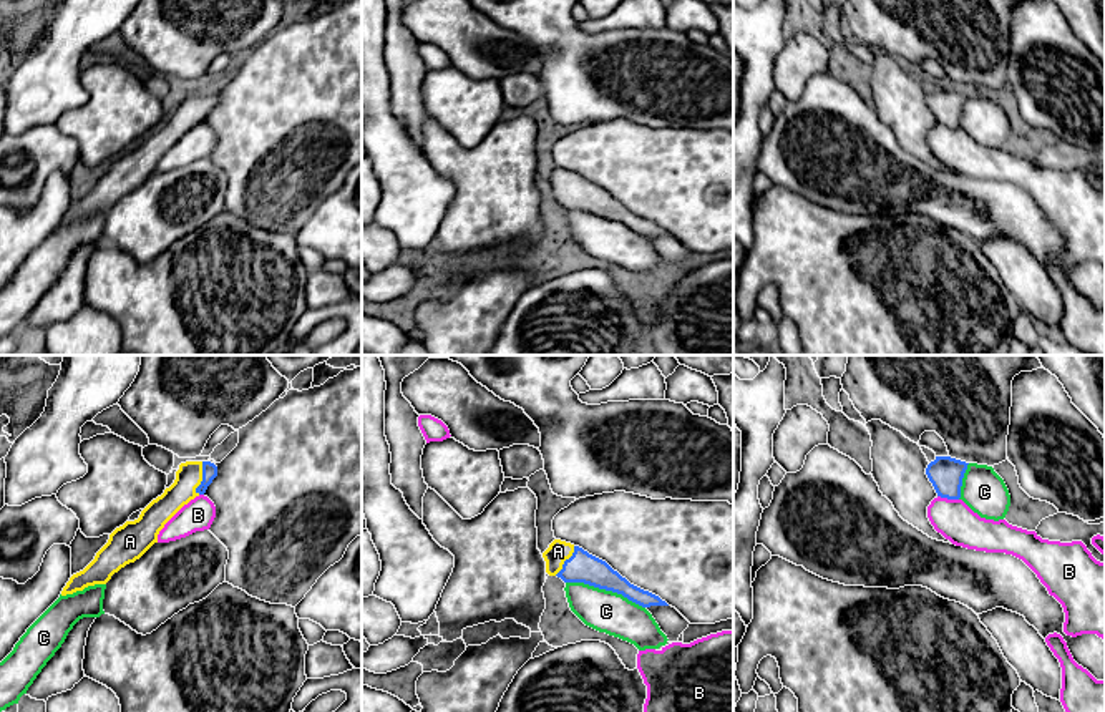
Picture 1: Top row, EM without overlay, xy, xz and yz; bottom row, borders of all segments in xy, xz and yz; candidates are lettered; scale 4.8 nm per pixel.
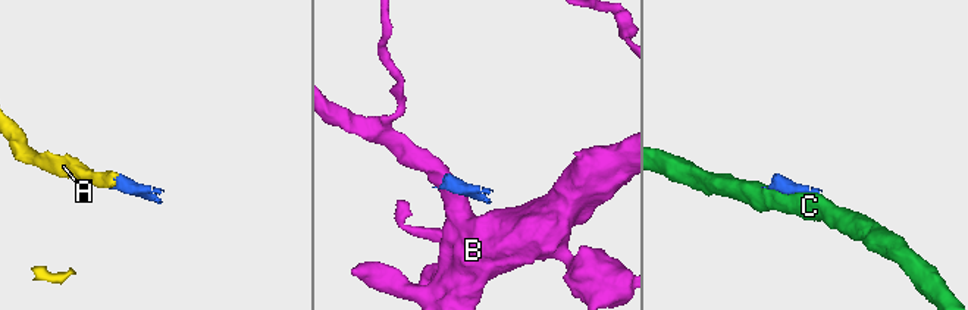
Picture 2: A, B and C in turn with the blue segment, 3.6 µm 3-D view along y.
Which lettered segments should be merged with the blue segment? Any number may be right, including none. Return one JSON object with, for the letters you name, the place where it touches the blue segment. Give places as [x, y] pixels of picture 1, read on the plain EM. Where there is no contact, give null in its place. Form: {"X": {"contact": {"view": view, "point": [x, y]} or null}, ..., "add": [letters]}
{"A": {"contact": {"view": "xy", "point": [203, 107]}}, "add": ["A"]}

